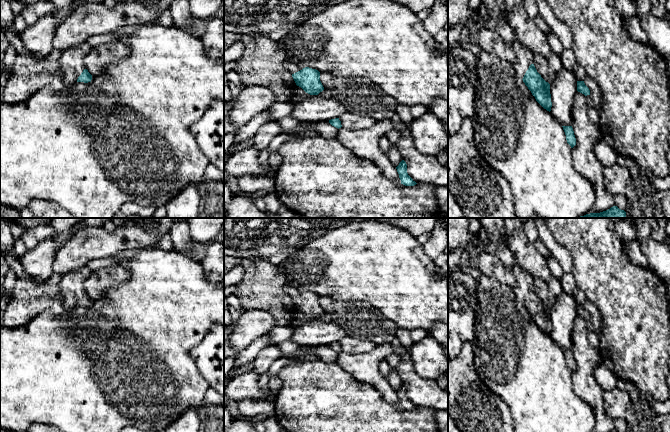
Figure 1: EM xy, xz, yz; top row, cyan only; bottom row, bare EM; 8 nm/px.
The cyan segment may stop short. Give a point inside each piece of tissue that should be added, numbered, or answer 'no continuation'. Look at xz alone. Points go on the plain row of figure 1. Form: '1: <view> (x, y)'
1: xz (290, 290)

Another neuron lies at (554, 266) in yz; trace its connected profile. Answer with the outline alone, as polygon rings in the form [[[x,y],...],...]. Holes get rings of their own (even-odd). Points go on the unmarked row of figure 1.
[[[551,254],[546,260],[552,276],[560,280],[564,274],[564,271],[559,262]]]

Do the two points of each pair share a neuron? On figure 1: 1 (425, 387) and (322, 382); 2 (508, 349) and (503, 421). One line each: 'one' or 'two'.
1: two
2: two

